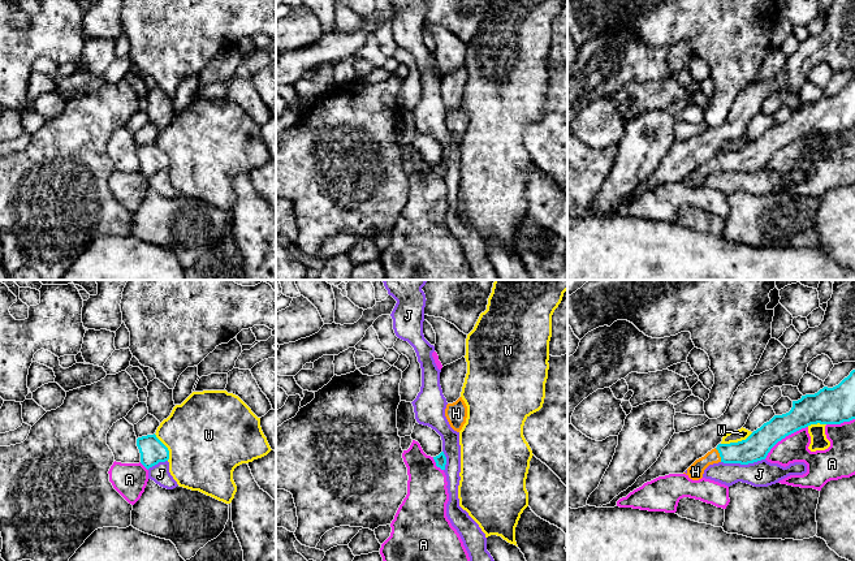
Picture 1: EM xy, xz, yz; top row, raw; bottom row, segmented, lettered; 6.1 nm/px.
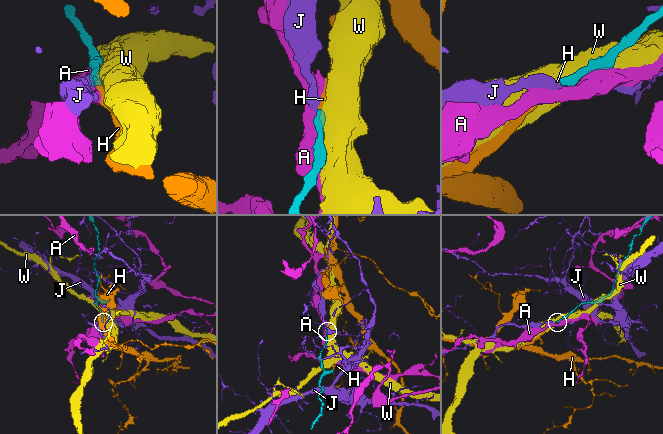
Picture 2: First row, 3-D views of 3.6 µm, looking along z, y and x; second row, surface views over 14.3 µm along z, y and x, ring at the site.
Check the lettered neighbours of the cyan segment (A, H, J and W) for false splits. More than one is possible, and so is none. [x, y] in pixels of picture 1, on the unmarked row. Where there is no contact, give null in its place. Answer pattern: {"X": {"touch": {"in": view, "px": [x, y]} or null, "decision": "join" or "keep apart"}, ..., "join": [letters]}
{"A": {"touch": {"in": "yz", "px": [784, 146]}, "decision": "keep apart"}, "H": {"touch": {"in": "yz", "px": [720, 163]}, "decision": "join"}, "J": {"touch": {"in": "yz", "px": [742, 172]}, "decision": "keep apart"}, "W": {"touch": {"in": "yz", "px": [738, 150]}, "decision": "keep apart"}, "join": ["H"]}

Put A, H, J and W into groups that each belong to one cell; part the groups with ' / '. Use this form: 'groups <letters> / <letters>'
groups A / H / J / W

